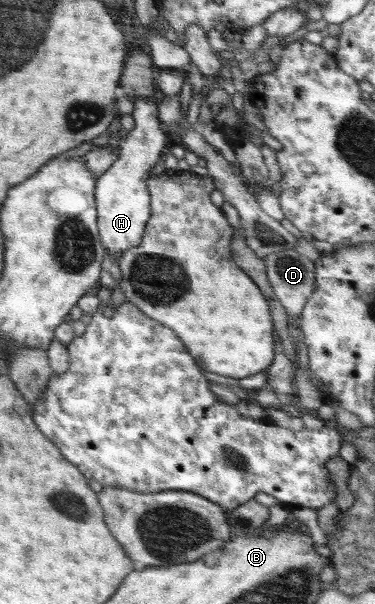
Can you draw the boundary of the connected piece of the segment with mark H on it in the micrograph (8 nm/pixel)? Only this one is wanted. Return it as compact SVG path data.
M158 94L158 97L138 98L134 101L134 111L131 113L135 121L135 126L130 131L122 132L120 136L121 143L119 143L119 158L117 158L109 169L100 175L96 181L96 215L98 223L98 232L101 243L104 244L105 249L115 259L123 254L123 251L133 248L141 242L141 236L145 233L145 226L148 225L150 217L150 193L148 190L148 179L152 175L151 168L161 159L163 150L167 145L167 137L163 129L161 129L161 122L159 122L158 102L163 99L165 95Z

